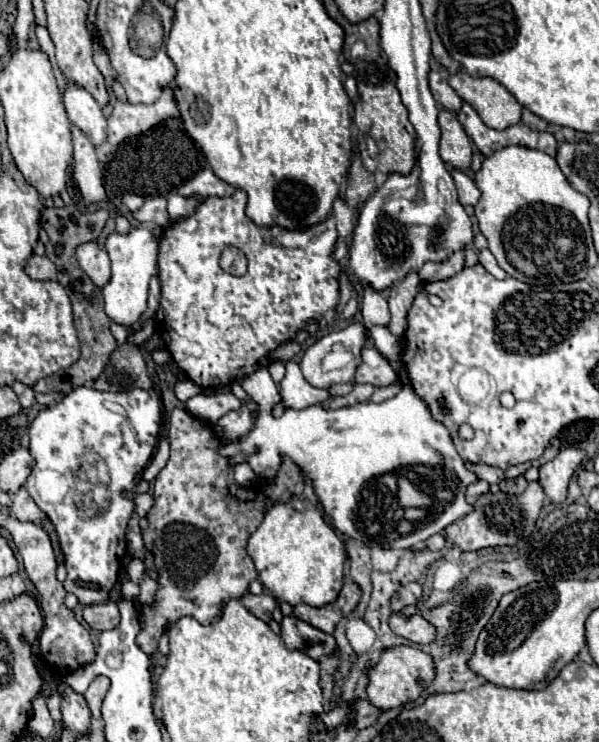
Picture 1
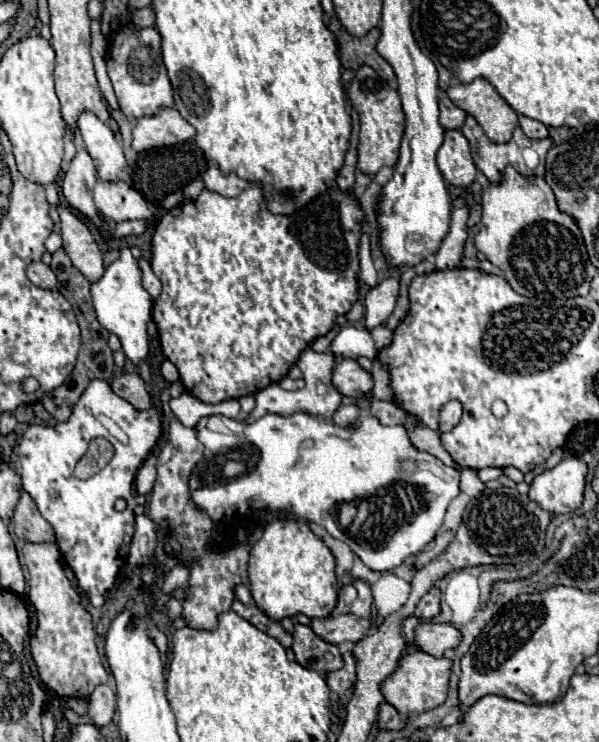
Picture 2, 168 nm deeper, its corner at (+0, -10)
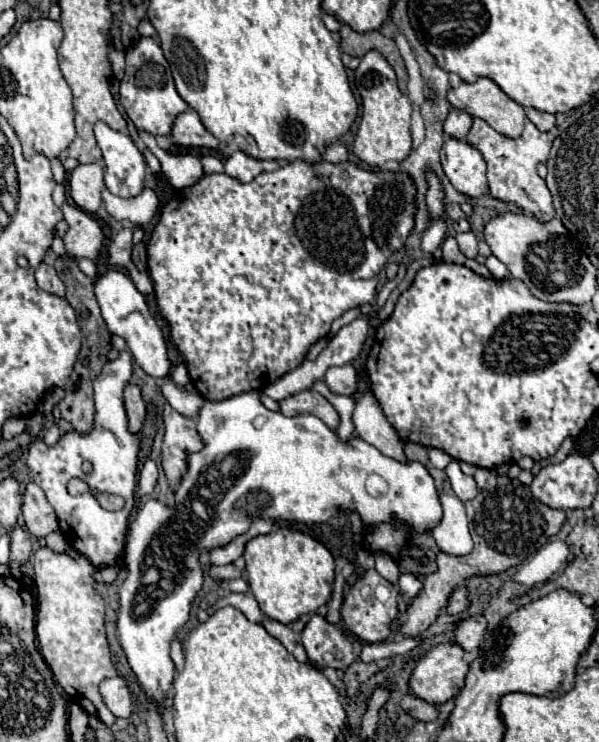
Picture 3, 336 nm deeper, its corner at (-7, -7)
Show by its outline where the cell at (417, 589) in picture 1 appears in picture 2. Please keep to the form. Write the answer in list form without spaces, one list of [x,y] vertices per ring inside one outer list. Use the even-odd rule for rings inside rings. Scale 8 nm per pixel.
[[[432,586],[418,602],[414,616],[420,620],[428,620],[432,616],[436,616],[440,612],[440,590],[436,586]]]

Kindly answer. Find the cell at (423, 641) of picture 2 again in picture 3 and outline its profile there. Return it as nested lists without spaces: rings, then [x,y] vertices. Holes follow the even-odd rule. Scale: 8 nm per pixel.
[[[473,615],[473,617],[457,623],[455,641],[465,651],[475,651],[475,649],[479,649],[485,633],[487,633],[487,619],[483,615]]]

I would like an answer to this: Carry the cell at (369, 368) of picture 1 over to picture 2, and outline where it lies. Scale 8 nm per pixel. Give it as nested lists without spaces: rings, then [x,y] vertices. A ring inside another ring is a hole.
[[[342,358],[342,360],[338,360],[336,368],[334,368],[332,380],[334,380],[334,386],[344,396],[350,396],[350,398],[364,396],[364,394],[368,394],[374,388],[372,374],[366,372],[358,364],[358,360],[354,360],[354,358]]]

